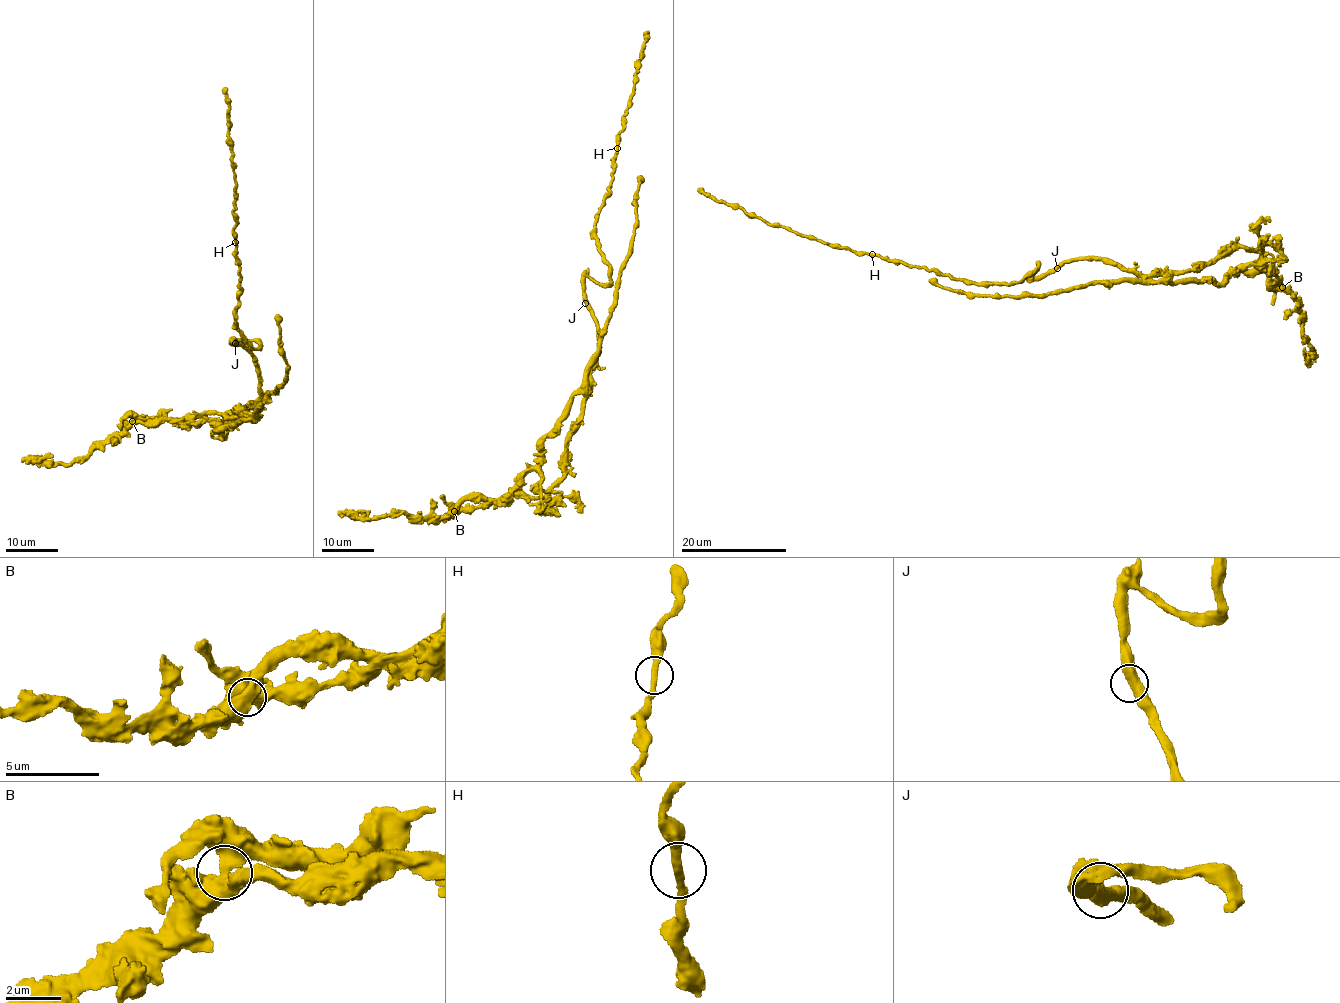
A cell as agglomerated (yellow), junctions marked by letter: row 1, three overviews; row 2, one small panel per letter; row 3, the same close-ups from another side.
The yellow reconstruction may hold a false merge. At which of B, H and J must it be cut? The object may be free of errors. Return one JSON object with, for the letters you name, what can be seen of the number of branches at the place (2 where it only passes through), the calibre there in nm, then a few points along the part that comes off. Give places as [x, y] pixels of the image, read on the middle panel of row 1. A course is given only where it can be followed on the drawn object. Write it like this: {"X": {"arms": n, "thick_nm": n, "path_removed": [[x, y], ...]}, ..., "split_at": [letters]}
{"B": {"arms": 3, "thick_nm": 500, "path_removed": [[454, 511], [508, 495], [546, 497], [564, 475], [597, 351], [585, 279], [609, 283], [595, 219], [646, 32]]}, "split_at": ["B"]}

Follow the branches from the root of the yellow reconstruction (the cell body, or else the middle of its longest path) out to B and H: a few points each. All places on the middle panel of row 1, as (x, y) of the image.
B: (587, 303), (597, 326), (595, 366), (543, 438), (535, 466), (527, 468), (508, 494), (454, 511)
H: (587, 303), (586, 277), (601, 284), (610, 281), (609, 265), (595, 233), (595, 219), (609, 192), (617, 147)

